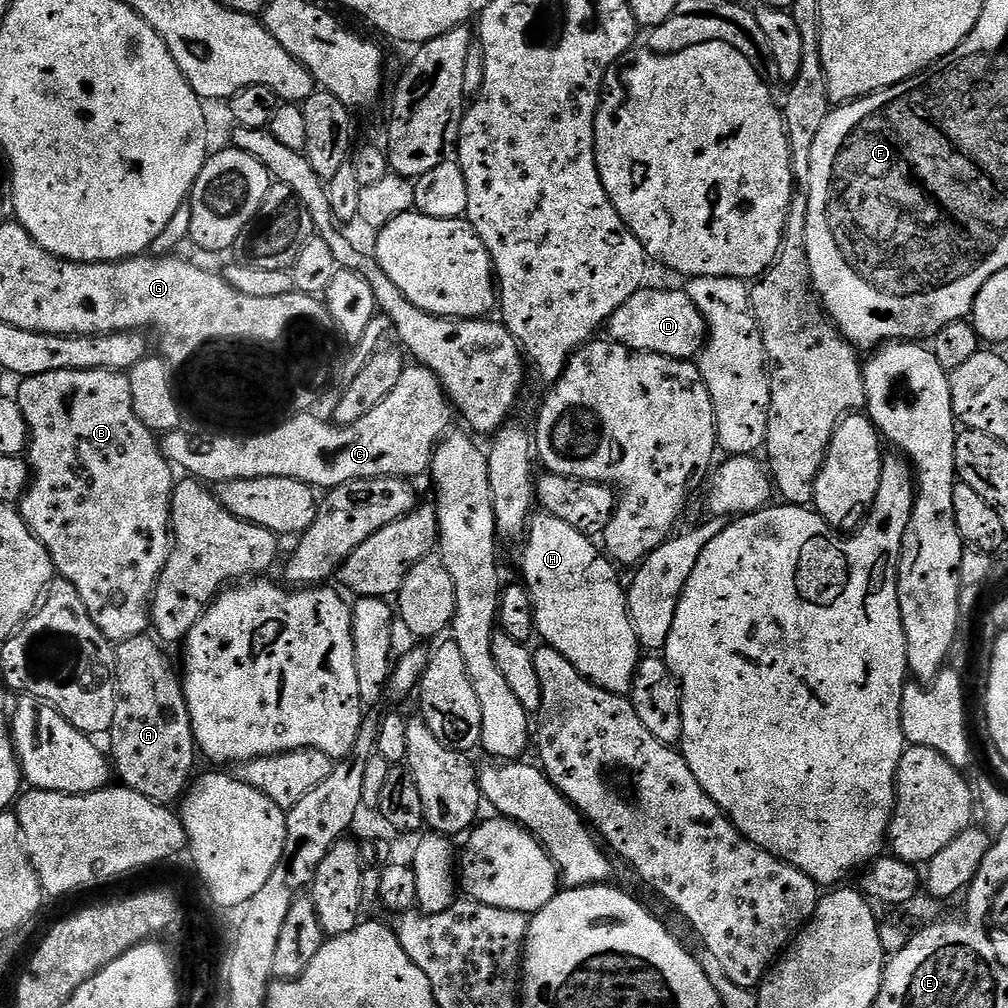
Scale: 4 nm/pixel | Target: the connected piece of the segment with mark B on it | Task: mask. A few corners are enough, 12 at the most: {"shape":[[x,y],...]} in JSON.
{"shape":[[110,370],[19,381],[18,501],[94,626],[145,635],[173,465]]}

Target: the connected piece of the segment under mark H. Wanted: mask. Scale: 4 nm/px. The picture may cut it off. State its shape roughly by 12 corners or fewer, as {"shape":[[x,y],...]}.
{"shape":[[533,515],[535,635],[628,696],[642,647],[613,561]]}

